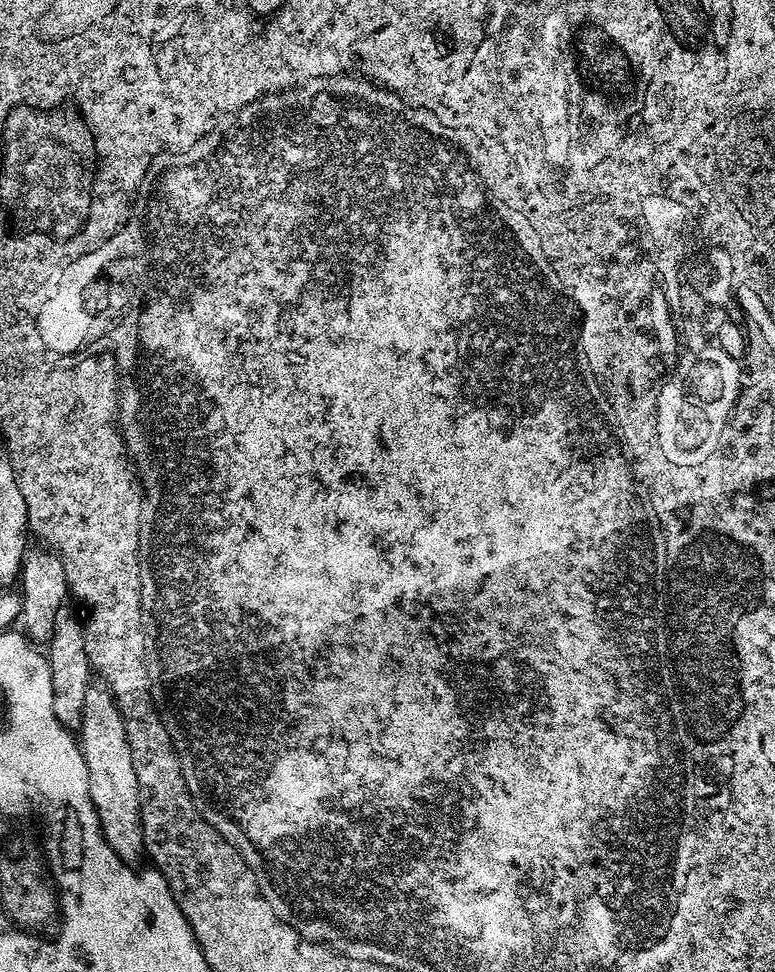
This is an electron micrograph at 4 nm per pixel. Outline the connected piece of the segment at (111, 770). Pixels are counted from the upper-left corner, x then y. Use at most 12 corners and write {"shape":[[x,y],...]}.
{"shape":[[111,688],[78,729],[90,798],[114,854],[145,855],[140,787]]}

